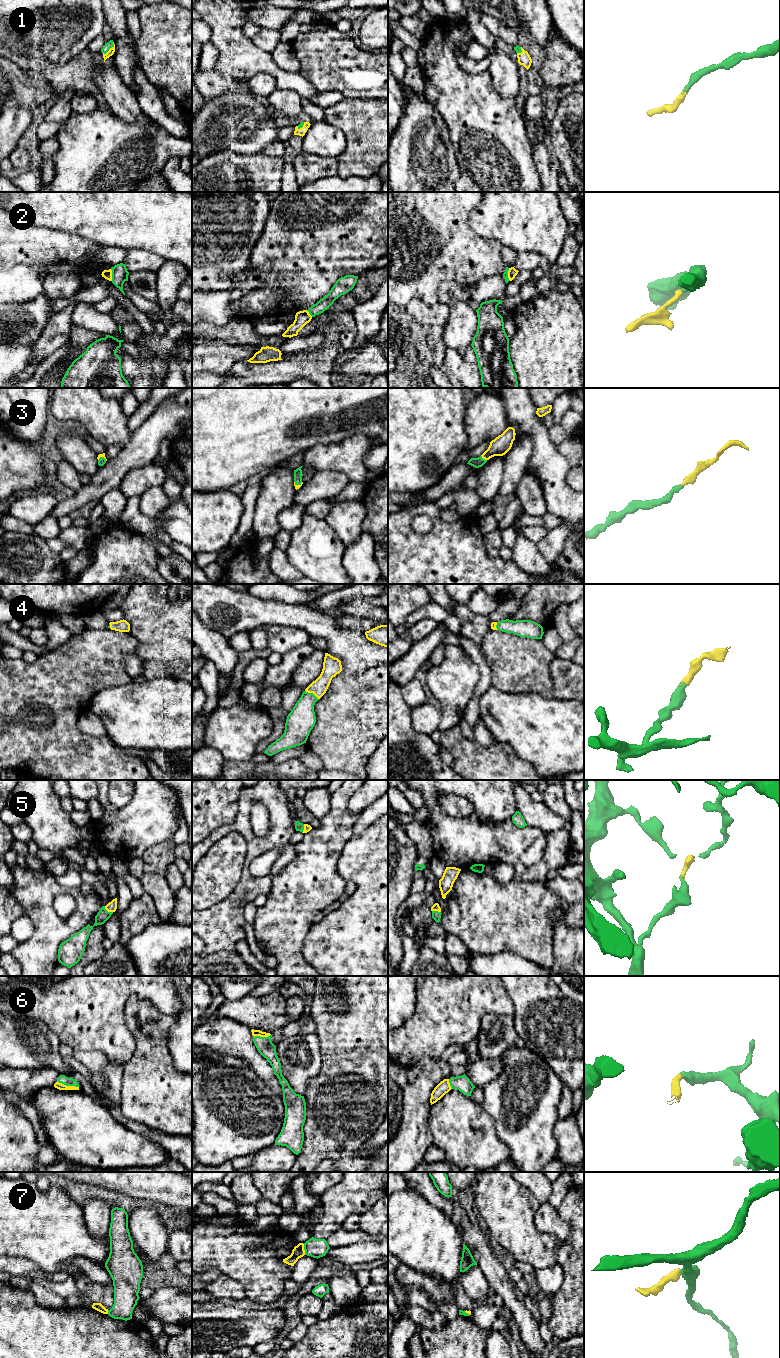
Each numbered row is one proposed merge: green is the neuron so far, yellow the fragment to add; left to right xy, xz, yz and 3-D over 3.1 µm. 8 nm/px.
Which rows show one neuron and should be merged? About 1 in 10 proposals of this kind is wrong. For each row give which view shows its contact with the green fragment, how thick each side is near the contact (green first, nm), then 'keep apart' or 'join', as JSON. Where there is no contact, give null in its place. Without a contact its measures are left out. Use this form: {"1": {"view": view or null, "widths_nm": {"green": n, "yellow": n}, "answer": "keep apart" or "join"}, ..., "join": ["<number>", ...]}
{"1": {"view": "xy", "widths_nm": {"green": 60, "yellow": 50}, "answer": "join"}, "2": {"view": "yz", "widths_nm": {"green": 50, "yellow": 70}, "answer": "keep apart"}, "3": {"view": "yz", "widths_nm": {"green": 80, "yellow": 150}, "answer": "join"}, "4": {"view": "xz", "widths_nm": {"green": 220, "yellow": 130}, "answer": "join"}, "5": {"view": "xy", "widths_nm": {"green": 100, "yellow": 80}, "answer": "join"}, "6": {"view": "xy", "widths_nm": {"green": 70, "yellow": 60}, "answer": "join"}, "7": {"view": "xz", "widths_nm": {"green": 160, "yellow": 90}, "answer": "keep apart"}, "join": ["1", "3", "4", "5", "6"]}

